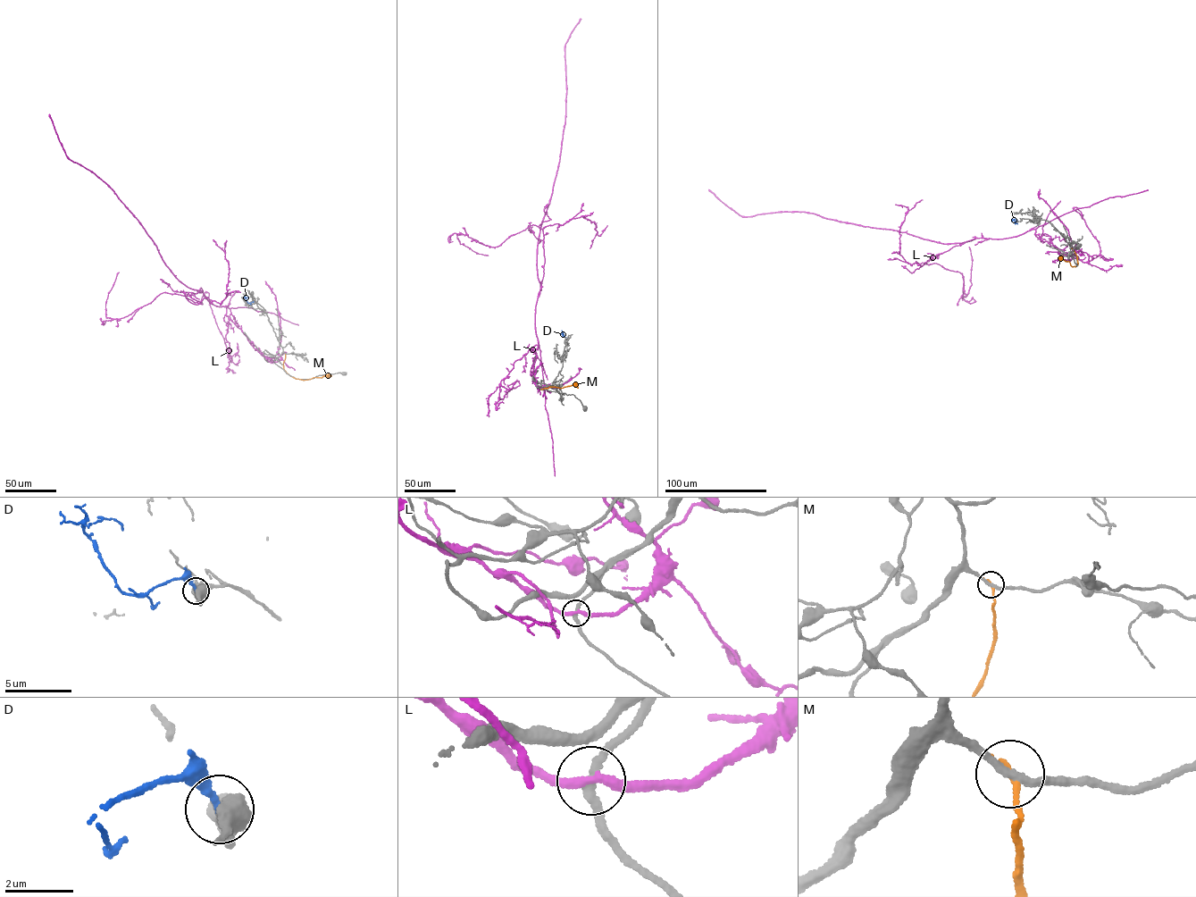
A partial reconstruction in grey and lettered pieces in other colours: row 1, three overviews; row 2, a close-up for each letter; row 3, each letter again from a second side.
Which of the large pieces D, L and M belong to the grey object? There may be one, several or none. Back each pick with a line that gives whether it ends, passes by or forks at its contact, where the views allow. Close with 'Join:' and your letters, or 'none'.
D: it ends
Join: D

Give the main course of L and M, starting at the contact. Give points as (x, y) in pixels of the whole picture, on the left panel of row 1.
L: (274, 361), (249, 342), (229, 308), (209, 301), (203, 292), (177, 279), (113, 190), (68, 158), (49, 114)
M: (285, 353), (283, 369), (295, 378), (331, 375)

